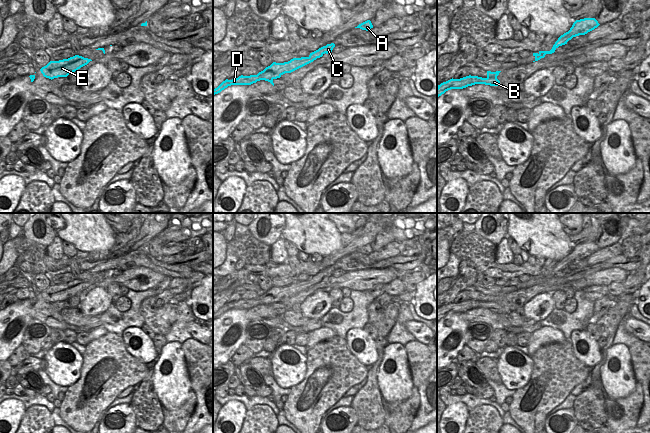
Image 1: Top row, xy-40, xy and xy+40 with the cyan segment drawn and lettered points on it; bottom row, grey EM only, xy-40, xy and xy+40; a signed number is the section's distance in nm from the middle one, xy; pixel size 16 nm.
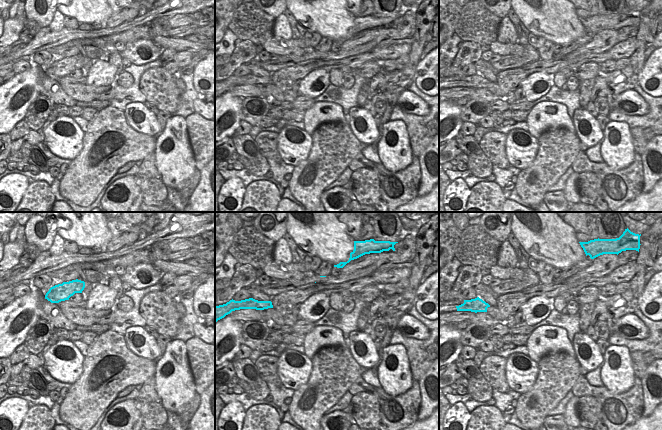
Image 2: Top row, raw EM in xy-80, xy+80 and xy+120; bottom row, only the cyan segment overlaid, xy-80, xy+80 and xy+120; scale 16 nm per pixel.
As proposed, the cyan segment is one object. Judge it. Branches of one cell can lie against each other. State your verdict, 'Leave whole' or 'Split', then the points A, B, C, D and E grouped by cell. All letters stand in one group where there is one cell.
Leave whole. Groups: A B C D E.

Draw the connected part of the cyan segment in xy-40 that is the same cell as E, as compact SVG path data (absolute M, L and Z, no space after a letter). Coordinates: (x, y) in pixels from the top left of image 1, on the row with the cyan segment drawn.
M75 55L68 59L50 61L46 66L42 67L40 71L44 77L51 80L58 77L67 77L70 73L77 71L90 61L92 60Z

